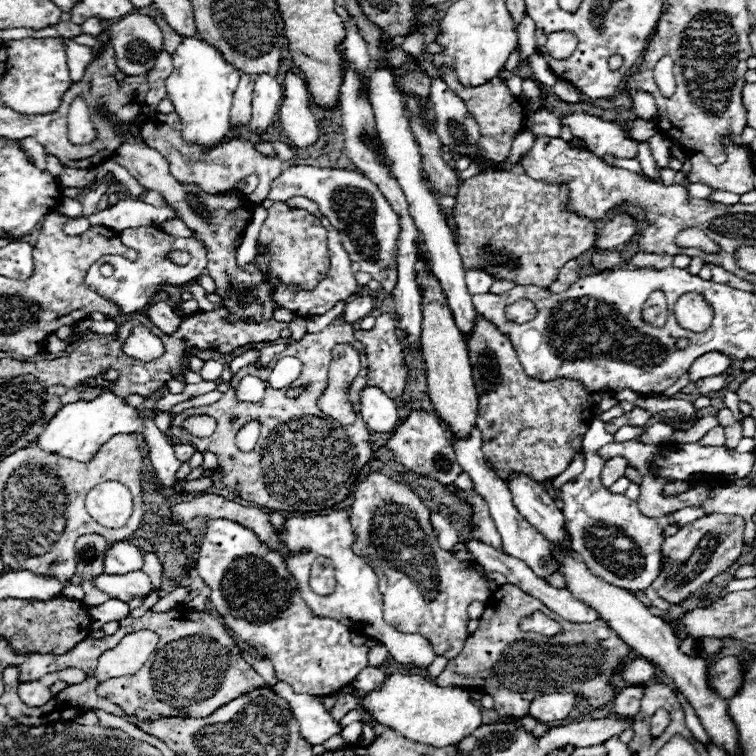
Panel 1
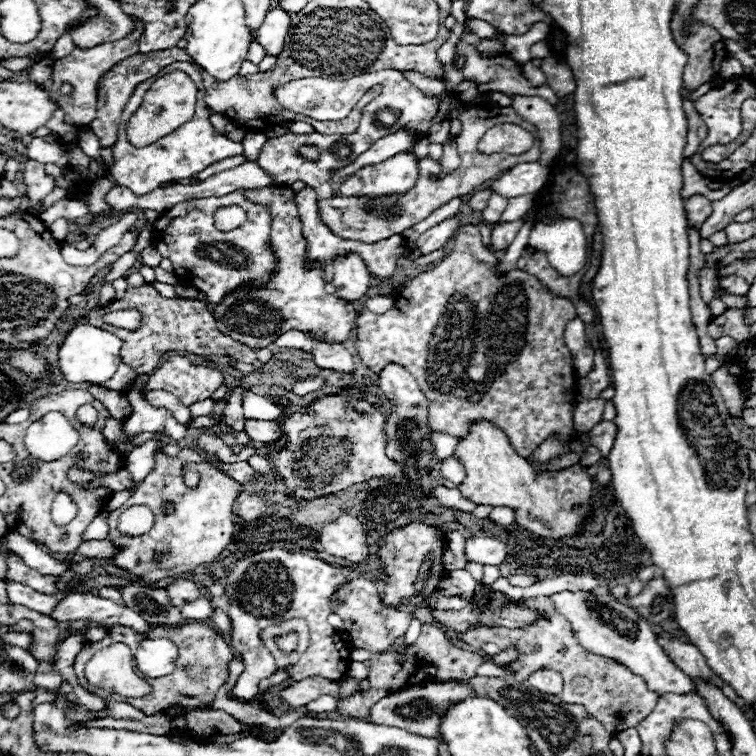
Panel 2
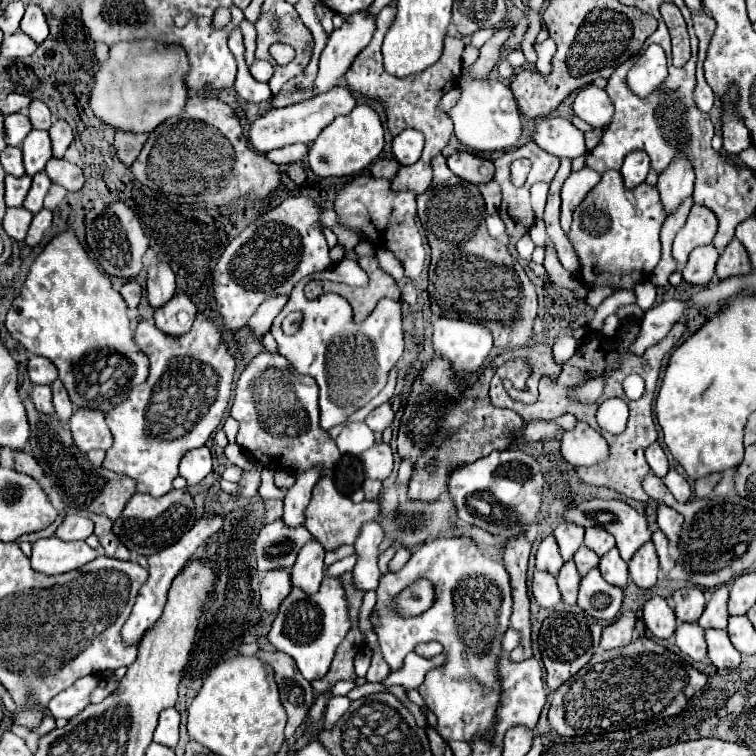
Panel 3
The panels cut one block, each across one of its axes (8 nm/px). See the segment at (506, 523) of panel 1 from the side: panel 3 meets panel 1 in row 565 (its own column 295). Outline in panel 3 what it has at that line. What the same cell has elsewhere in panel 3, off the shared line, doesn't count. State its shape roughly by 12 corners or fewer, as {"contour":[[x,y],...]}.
{"contour":[[266,524],[254,542],[258,570],[290,568],[312,534]]}

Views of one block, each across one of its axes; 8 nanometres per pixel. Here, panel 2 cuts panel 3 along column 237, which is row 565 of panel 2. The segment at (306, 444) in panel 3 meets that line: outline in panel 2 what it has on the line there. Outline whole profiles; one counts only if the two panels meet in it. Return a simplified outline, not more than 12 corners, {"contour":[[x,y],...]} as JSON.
{"contour":[[408,524],[382,536],[382,602],[406,604],[426,554],[436,556],[424,592],[444,574],[438,528]]}

